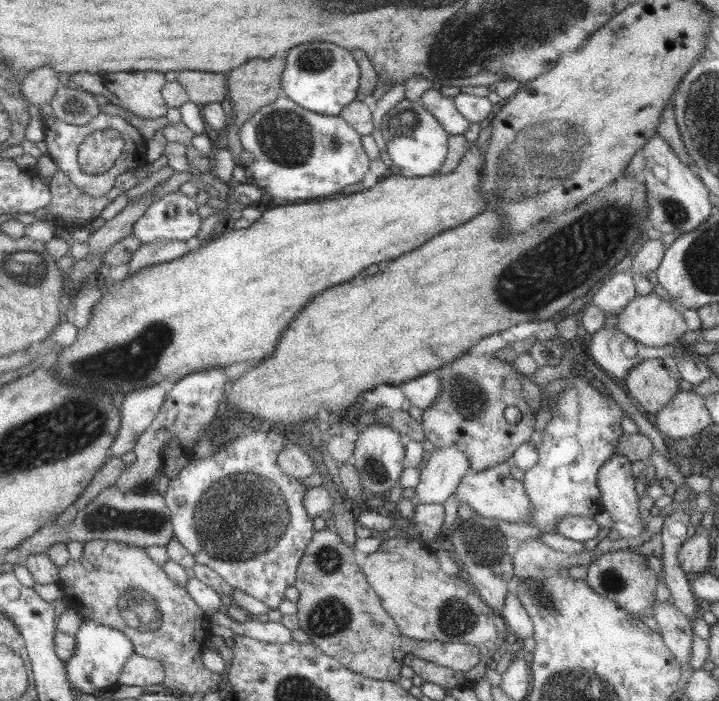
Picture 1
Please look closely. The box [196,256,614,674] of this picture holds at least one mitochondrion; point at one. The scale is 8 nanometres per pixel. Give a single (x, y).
(480, 543)

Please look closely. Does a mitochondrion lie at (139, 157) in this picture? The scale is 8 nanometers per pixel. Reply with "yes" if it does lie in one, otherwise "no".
no

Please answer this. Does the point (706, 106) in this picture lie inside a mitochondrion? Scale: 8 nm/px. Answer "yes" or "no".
yes

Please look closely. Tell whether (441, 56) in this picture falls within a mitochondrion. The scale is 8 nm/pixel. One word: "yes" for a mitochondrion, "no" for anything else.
yes

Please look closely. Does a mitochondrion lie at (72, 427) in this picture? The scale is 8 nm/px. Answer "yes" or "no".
yes

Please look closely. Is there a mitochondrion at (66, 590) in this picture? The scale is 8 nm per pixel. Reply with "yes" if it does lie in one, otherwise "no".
no

